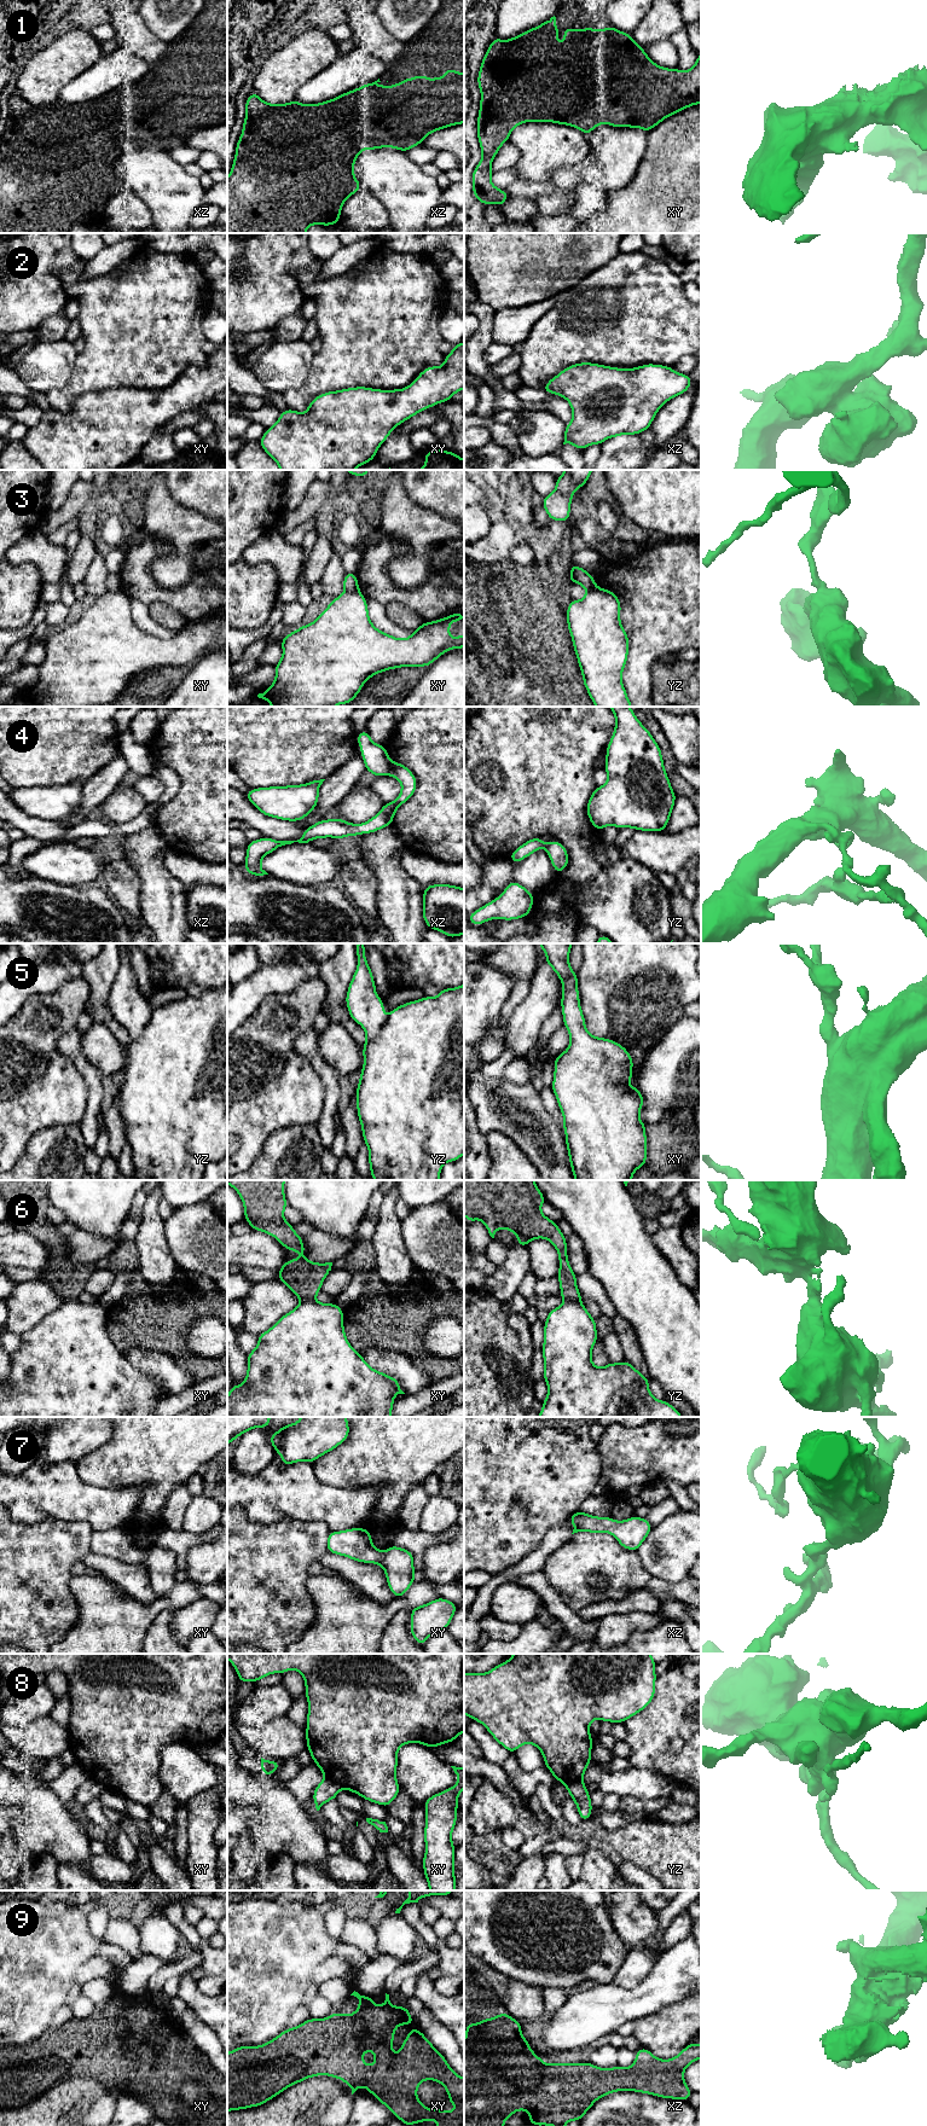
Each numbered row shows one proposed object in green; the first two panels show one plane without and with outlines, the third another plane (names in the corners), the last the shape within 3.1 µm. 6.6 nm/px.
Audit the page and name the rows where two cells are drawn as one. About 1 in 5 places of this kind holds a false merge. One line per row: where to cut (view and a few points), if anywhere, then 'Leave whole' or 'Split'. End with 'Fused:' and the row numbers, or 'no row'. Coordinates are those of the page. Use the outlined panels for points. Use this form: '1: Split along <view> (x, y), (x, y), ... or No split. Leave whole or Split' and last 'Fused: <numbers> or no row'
1: No split. Leave whole
2: No split. Leave whole
3: Split along xy (358, 588), (345, 591). Split
4: Split along yz (545, 847), (557, 844), (567, 853). Split
5: No split. Leave whole
6: Split along yz (565, 1299), (579, 1302). Split
7: No split. Leave whole
8: Split along xy (325, 1777), (336, 1782), (342, 1788). Split
9: No split. Leave whole
Fused: 3, 4, 6, 8

